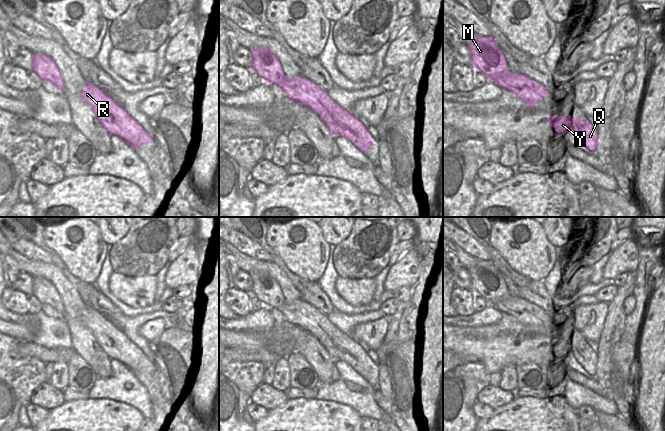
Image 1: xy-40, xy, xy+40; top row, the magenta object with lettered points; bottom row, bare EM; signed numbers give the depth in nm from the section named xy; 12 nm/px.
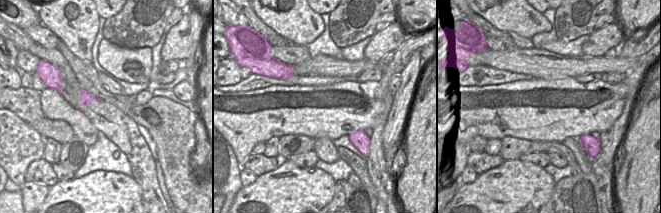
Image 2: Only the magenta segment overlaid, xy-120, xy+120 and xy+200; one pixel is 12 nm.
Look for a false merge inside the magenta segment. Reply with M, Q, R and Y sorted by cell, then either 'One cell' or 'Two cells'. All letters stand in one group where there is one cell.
Groups: M / Q R Y. Two cells

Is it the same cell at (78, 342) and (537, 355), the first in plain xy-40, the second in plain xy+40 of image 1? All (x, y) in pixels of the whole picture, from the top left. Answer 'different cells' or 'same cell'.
same cell

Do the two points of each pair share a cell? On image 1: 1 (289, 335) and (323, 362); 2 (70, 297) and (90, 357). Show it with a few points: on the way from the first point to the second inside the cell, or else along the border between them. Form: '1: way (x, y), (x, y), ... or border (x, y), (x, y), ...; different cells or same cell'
1: way (297, 336), (315, 354); same cell
2: way (72, 312), (73, 322), (83, 342); same cell

